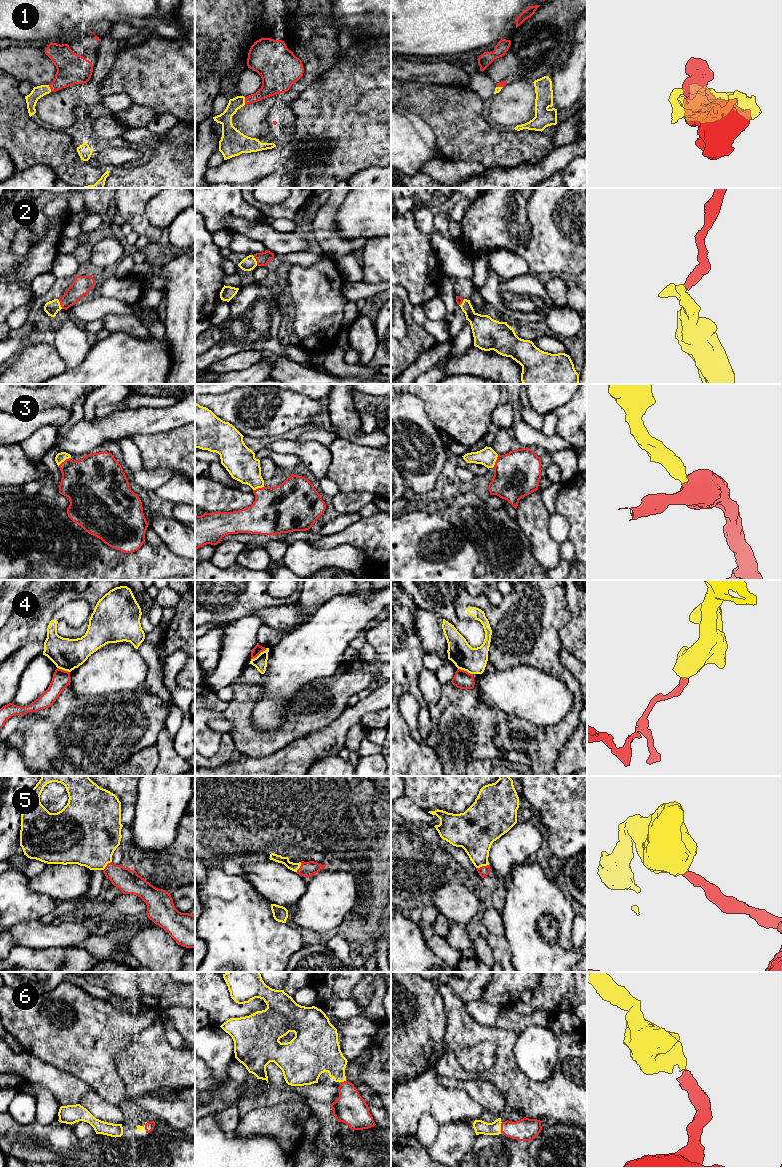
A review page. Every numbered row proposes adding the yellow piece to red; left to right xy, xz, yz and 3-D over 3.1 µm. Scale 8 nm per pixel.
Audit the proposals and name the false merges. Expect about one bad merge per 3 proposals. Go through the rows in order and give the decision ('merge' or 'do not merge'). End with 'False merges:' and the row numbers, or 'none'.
1: merge
2: merge
3: merge
4: do not merge
5: merge
6: merge
False merges: 4

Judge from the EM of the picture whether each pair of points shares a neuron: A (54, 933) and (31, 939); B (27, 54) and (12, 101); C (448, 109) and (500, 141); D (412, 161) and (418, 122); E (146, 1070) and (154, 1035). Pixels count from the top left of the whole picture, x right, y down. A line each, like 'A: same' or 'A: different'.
A: same
B: different
C: same
D: different
E: same

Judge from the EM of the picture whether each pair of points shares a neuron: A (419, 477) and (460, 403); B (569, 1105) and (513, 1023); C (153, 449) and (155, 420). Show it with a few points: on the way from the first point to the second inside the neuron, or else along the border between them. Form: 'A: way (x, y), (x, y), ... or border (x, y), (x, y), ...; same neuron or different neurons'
A: border (424, 408), (428, 417), (437, 428); different neurons
B: border (496, 1025), (517, 1034); different neurons
C: border (177, 428), (162, 433), (133, 434), (131, 436); different neurons

